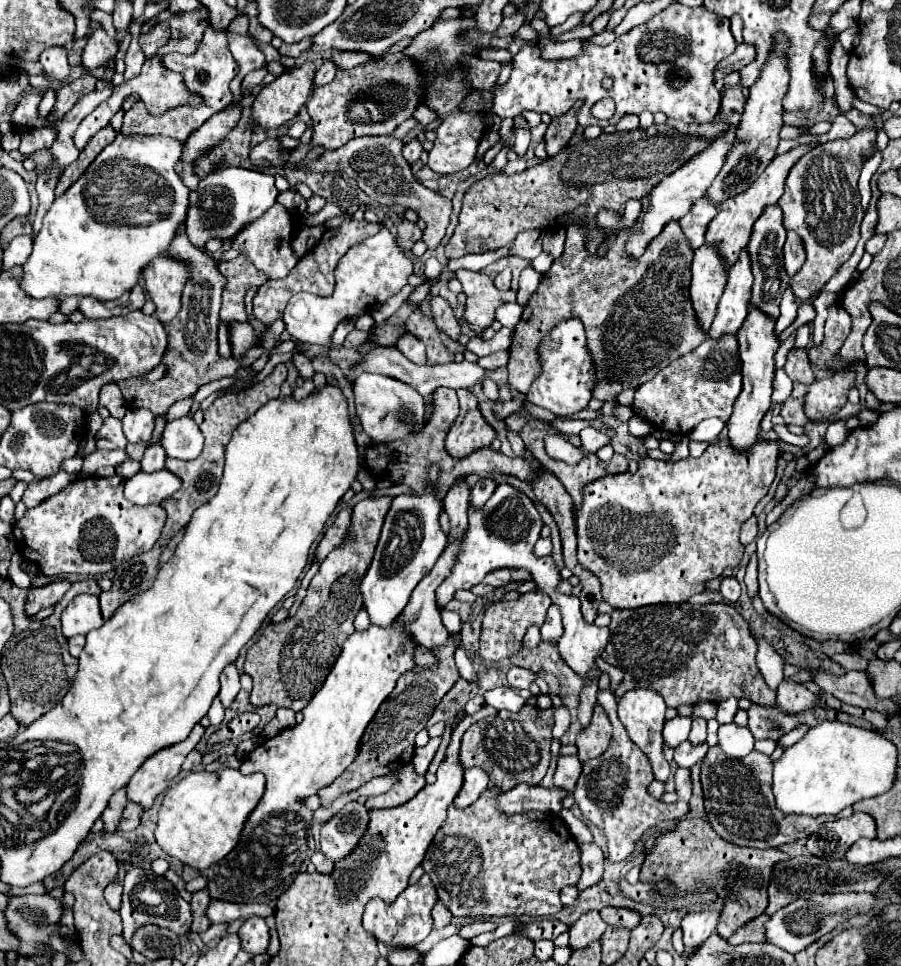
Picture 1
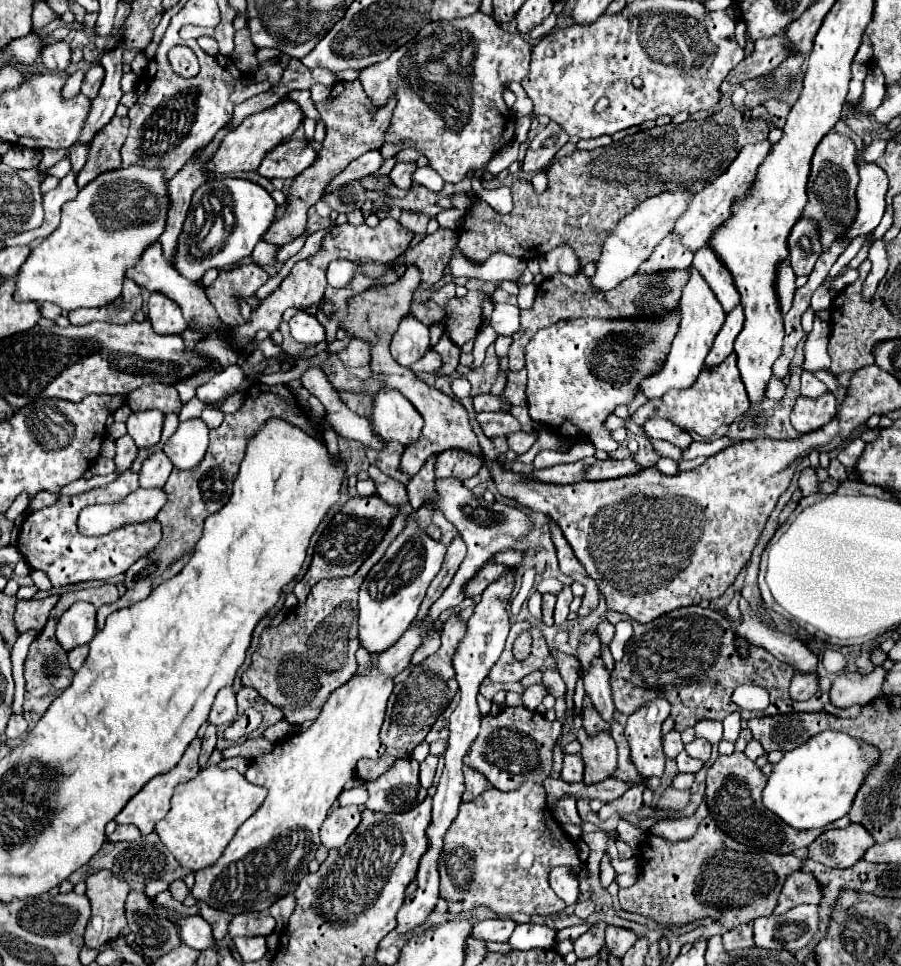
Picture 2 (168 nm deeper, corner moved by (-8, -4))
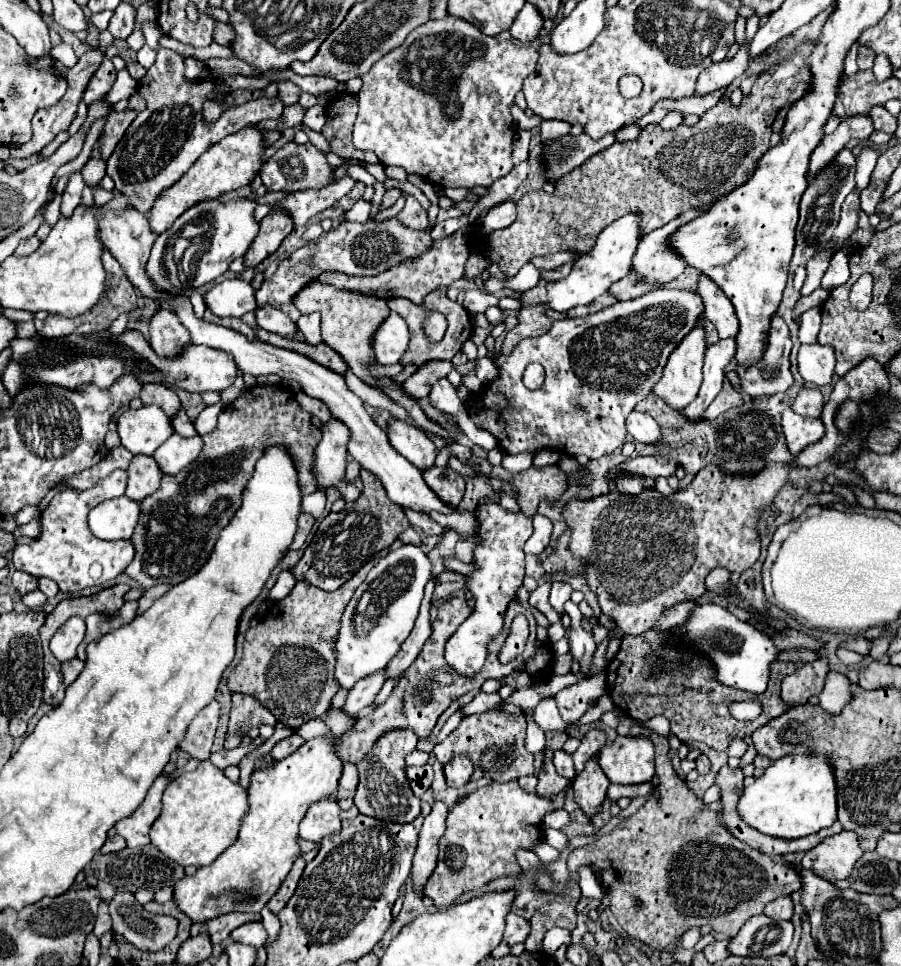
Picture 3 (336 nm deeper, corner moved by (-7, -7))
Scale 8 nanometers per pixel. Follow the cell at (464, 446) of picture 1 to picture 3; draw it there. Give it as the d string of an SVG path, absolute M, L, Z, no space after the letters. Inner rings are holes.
M430 468L424 474L424 482L428 484L428 488L432 488L432 492L436 492L436 496L440 496L440 500L444 500L444 504L448 504L450 508L456 508L458 502L464 496L464 478L448 468Z

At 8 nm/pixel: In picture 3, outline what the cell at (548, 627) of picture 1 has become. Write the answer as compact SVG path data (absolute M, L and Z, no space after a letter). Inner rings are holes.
M554 582L550 590L550 604L562 614L564 612L564 602L570 600L573 592L572 587L567 582Z

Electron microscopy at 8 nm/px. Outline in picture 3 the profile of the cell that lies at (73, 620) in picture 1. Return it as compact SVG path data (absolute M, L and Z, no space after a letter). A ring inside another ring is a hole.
M70 618L66 624L62 624L56 634L50 640L50 650L52 654L60 660L72 660L76 658L76 648L80 646L80 642L84 640L84 632L86 632L86 624L82 618Z

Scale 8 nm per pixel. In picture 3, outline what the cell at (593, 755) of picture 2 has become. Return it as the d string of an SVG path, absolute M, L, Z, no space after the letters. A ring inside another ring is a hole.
M594 758L588 760L586 768L576 776L572 786L574 800L586 818L592 820L600 812L608 786L610 786L610 780L604 776L600 764Z

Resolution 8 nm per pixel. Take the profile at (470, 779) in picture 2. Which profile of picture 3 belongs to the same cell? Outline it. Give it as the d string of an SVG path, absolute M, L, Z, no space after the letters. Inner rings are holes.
M454 756L448 764L444 764L446 784L454 788L464 788L472 776L472 762L468 756Z

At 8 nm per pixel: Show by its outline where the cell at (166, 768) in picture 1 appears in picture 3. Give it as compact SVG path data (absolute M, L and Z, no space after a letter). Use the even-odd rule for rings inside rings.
M158 776L156 782L152 784L152 788L148 790L144 802L128 818L124 818L116 824L116 832L126 840L126 848L138 848L138 846L150 844L148 830L150 830L152 822L160 816L162 792L168 786L168 782L170 782L170 778Z

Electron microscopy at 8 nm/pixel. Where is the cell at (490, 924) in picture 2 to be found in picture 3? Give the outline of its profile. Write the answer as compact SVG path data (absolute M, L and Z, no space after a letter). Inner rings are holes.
M510 914L510 916L508 916L508 922L506 922L504 942L508 942L510 946L514 946L514 944L518 944L518 942L524 942L524 940L528 938L528 932L530 932L530 922L524 920L522 916Z

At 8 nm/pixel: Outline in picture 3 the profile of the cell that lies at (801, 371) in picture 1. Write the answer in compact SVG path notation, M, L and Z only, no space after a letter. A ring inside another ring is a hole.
M802 388L800 394L796 396L792 410L800 416L810 416L810 418L820 418L822 414L822 406L824 406L824 398L818 390L810 390L810 388Z

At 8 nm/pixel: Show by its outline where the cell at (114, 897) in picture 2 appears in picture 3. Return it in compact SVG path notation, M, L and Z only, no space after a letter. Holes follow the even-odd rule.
M102 902L100 908L98 908L98 916L96 916L96 924L94 924L94 934L100 938L110 928L112 928L112 918L108 914L108 904Z

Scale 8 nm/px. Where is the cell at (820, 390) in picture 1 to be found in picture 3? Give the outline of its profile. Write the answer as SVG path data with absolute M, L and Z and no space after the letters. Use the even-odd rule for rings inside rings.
M790 408L782 414L782 432L792 456L798 456L806 446L816 444L824 436L822 420L800 416Z

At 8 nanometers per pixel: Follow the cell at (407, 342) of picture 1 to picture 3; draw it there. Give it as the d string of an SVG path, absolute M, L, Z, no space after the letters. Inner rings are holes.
M396 312L388 314L388 320L380 324L376 336L372 336L372 352L380 364L396 364L408 348L410 332L402 316Z

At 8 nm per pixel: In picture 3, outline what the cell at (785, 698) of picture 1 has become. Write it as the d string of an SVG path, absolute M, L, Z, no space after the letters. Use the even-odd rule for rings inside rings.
M816 658L814 662L802 664L794 674L782 680L782 700L788 706L806 704L810 696L818 696L824 688L826 674L830 672L826 658Z

